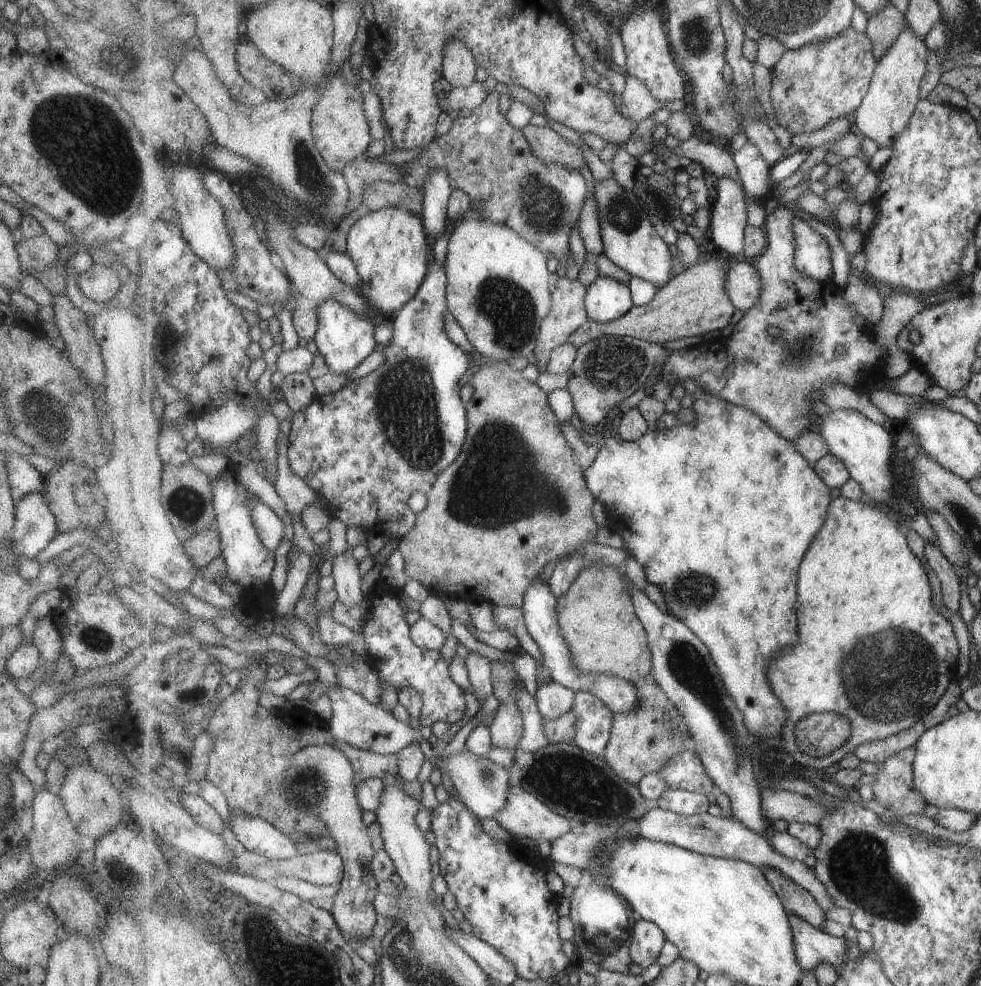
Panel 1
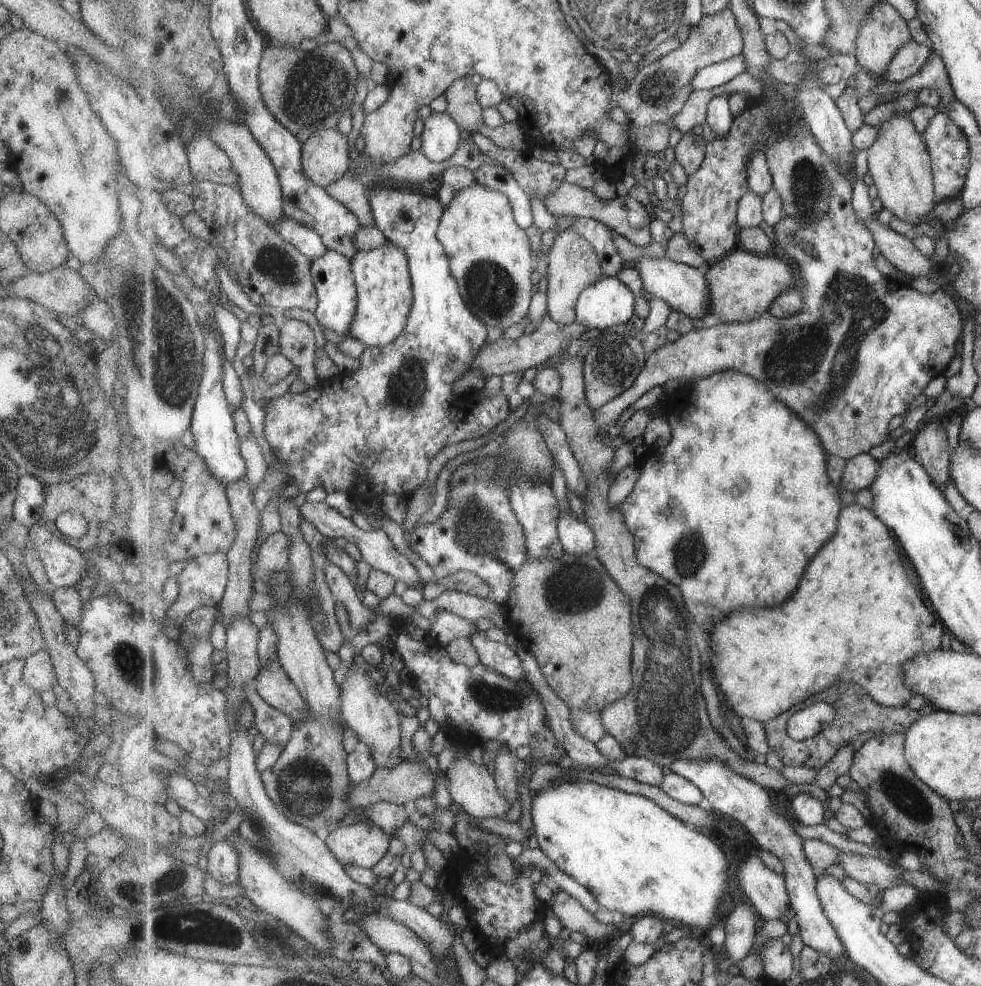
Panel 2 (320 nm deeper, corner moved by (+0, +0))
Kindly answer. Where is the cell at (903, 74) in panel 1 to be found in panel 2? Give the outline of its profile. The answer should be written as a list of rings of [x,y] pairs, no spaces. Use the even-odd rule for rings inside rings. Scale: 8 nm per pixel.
[[[896,113],[881,123],[877,140],[868,150],[868,164],[883,207],[909,224],[919,224],[935,208],[936,183],[926,140],[908,114]]]

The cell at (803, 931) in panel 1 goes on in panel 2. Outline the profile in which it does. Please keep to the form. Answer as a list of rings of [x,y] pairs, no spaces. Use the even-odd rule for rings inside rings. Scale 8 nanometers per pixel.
[[[749,855],[738,868],[739,886],[756,906],[761,920],[787,921],[792,908],[784,874],[771,870],[761,856]]]

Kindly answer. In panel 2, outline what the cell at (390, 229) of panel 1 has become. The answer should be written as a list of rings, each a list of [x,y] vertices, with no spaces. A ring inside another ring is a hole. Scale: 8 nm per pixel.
[[[388,243],[368,251],[359,250],[352,259],[358,284],[358,307],[349,336],[367,347],[385,346],[393,342],[407,326],[414,306],[414,284],[406,250]]]

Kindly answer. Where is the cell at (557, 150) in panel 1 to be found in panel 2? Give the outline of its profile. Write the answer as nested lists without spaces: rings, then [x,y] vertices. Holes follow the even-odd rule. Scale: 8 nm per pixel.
[[[728,6],[724,11],[714,15],[704,14],[679,48],[641,68],[628,90],[615,88],[615,92],[619,91],[619,94],[613,96],[613,102],[619,102],[625,108],[625,112],[629,110],[627,117],[634,128],[654,127],[655,123],[669,122],[683,110],[693,94],[692,81],[698,71],[743,52],[743,33],[731,7]]]

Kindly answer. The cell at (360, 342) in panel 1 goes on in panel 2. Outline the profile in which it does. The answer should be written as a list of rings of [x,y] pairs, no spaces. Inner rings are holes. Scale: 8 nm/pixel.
[[[329,249],[323,256],[312,261],[312,276],[320,300],[314,312],[319,324],[349,336],[358,307],[358,284],[351,259],[335,249]]]

